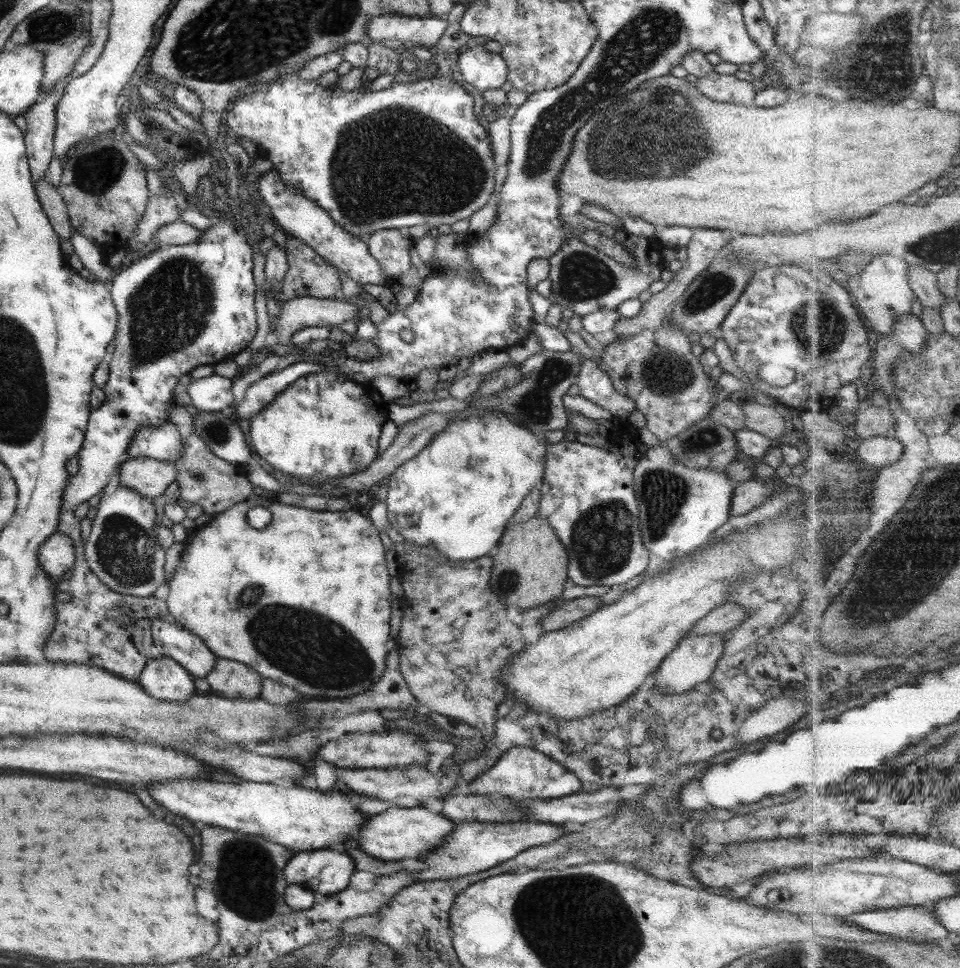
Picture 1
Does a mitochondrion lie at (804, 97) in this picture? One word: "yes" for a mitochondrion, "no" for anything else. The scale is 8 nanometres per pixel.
no

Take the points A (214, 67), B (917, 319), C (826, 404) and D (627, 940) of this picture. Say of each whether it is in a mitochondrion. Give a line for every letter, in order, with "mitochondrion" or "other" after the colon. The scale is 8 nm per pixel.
A: mitochondrion
B: other
C: other
D: mitochondrion

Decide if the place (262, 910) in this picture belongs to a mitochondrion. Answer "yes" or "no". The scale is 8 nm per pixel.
yes

